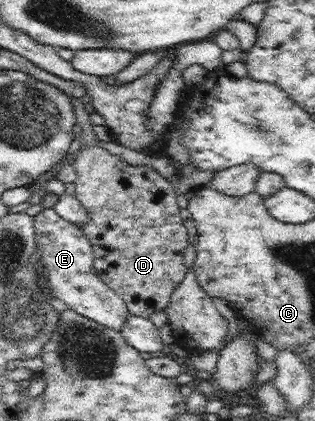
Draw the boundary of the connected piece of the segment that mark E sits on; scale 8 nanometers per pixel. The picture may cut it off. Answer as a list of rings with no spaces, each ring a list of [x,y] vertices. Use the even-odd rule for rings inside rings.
[[[45,208],[34,216],[36,244],[39,245],[41,258],[40,270],[47,275],[47,291],[66,304],[66,308],[98,322],[100,325],[121,331],[130,315],[123,299],[102,278],[94,268],[94,250],[85,233],[72,222],[59,216],[57,211]]]

